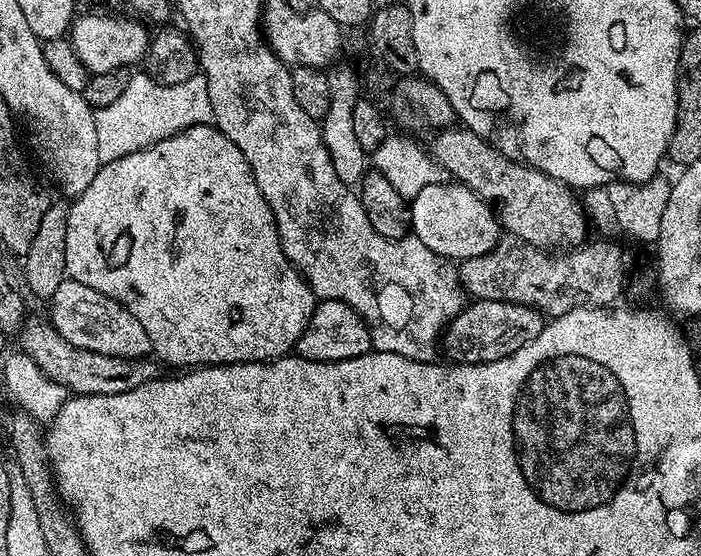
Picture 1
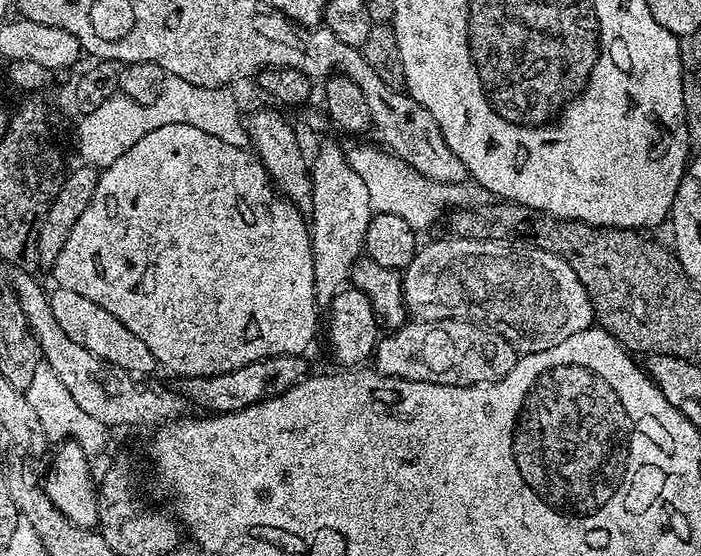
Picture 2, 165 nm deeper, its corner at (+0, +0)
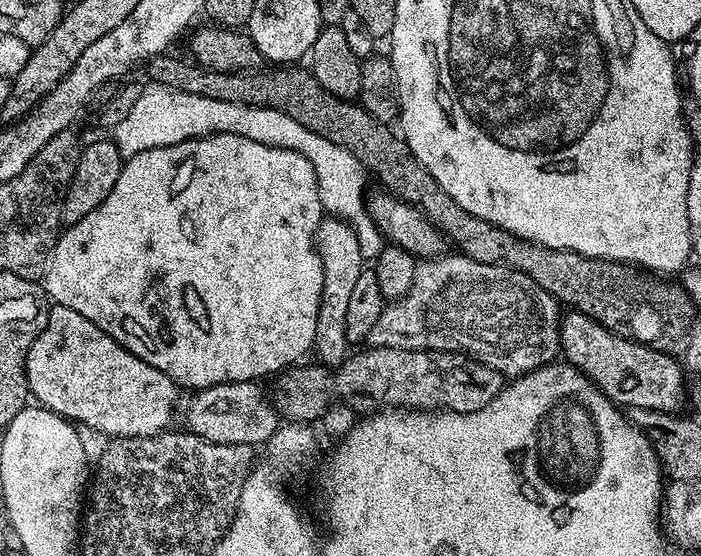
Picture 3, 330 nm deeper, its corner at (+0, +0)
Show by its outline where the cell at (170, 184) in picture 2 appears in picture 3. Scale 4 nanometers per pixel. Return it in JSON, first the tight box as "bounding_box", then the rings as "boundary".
{"bounding_box":[42,132,325,390],"boundary":[[[221,132],[178,142],[174,146],[142,150],[125,159],[124,168],[118,174],[118,182],[114,182],[114,190],[106,194],[106,202],[90,210],[82,222],[67,225],[57,236],[48,258],[48,268],[42,277],[42,287],[52,304],[78,310],[82,318],[90,318],[98,330],[110,334],[114,342],[130,350],[130,354],[142,358],[142,362],[150,362],[150,366],[162,370],[181,389],[199,390],[215,384],[247,380],[260,382],[265,379],[263,376],[272,378],[285,368],[299,365],[307,357],[304,355],[313,351],[324,273],[320,256],[316,253],[316,232],[325,216],[324,207],[318,198],[314,166],[310,166],[302,154],[292,150],[262,146],[262,142],[250,142],[250,138]]]}

